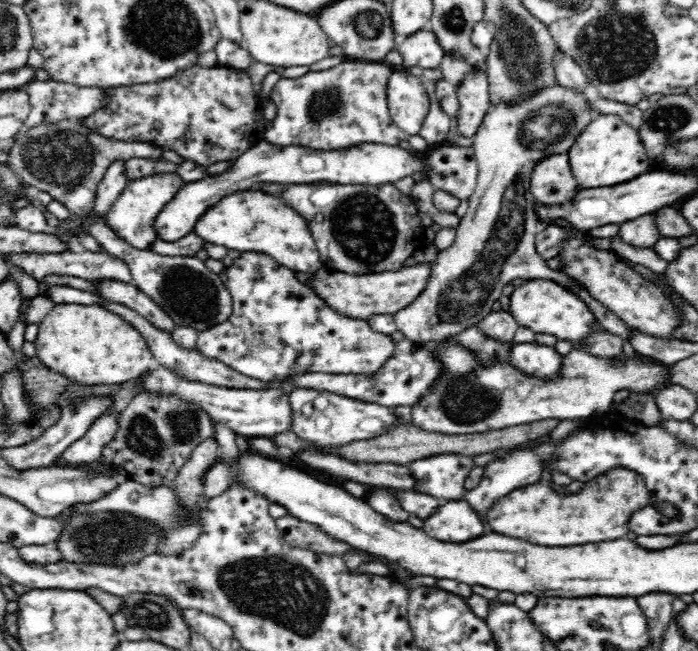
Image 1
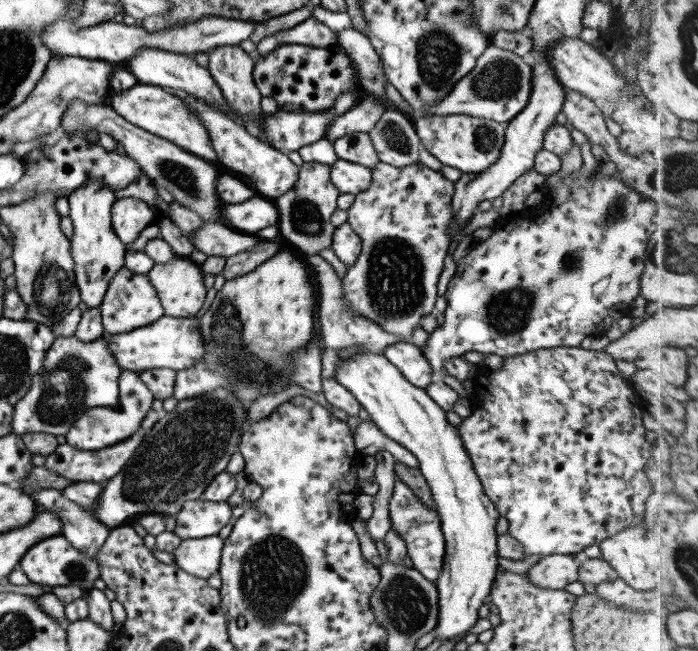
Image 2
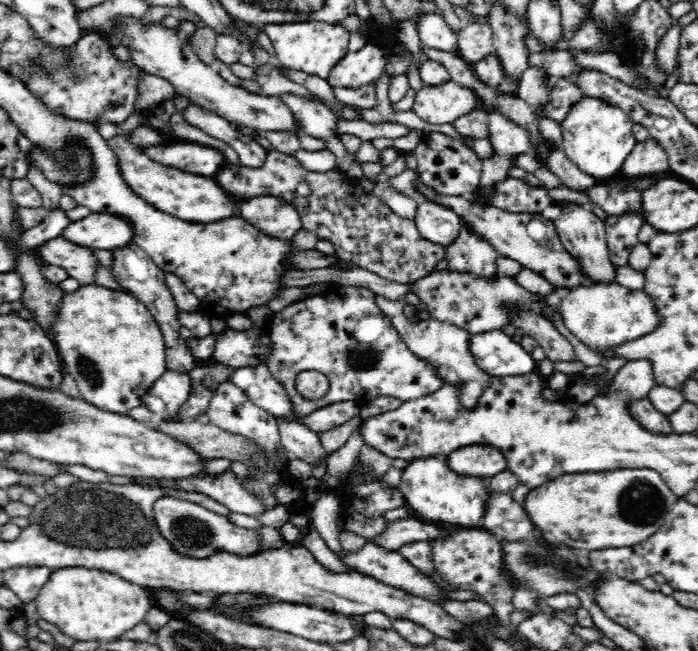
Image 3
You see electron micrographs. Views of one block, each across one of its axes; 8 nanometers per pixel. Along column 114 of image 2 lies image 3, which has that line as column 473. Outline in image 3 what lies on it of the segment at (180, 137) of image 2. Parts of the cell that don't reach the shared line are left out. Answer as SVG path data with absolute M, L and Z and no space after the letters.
M452 80L440 86L426 85L414 94L413 112L432 125L453 124L454 120L482 108L477 95Z

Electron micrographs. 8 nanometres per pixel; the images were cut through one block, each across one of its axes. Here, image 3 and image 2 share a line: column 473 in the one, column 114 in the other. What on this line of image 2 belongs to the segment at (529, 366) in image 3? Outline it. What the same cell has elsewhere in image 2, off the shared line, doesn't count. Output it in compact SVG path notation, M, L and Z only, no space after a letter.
M161 316L150 325L127 333L110 334L107 349L113 353L115 363L122 371L138 373L147 369L183 370L203 360L205 347L199 333L199 319L195 317L173 318Z

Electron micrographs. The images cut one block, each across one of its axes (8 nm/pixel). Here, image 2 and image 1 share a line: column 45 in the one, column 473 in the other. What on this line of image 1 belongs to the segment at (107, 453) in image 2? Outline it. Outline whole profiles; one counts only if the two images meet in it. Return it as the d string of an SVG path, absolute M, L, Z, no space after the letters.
M458 454L430 455L409 464L419 486L417 491L446 501L463 497L466 478L475 466L473 457Z

